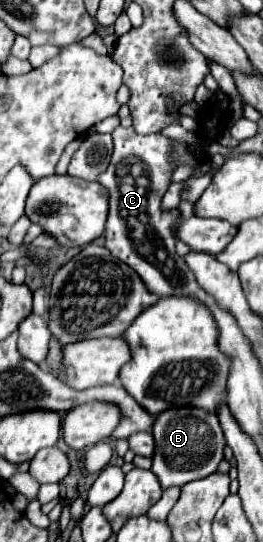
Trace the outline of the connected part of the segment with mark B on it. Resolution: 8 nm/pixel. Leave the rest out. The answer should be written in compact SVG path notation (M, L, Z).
M174 407L156 415L152 425L154 435L154 455L152 471L160 479L162 489L182 487L190 481L204 479L212 475L220 461L224 459L224 433L218 423L218 417L210 411L196 407Z

